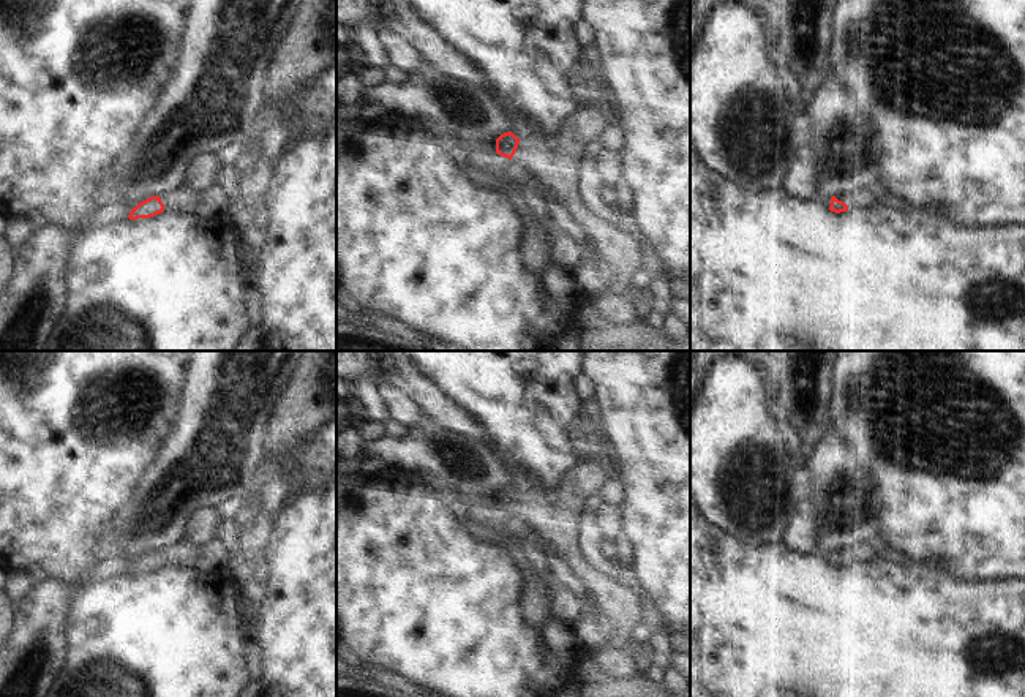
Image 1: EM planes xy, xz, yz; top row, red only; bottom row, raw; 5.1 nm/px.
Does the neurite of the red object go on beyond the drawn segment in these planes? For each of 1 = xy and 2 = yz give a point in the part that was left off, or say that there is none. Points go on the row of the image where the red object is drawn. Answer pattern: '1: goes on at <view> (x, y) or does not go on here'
1: goes on at xy (212, 203)
2: goes on at yz (852, 201)

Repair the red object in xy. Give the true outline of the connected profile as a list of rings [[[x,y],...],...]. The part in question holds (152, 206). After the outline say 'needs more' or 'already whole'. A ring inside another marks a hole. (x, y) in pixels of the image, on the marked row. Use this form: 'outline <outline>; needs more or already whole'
outline [[[183,183],[167,193],[139,202],[131,209],[128,218],[150,218],[161,212],[178,212],[202,220],[226,218],[229,198],[215,183],[205,190],[191,190]]]; needs more

